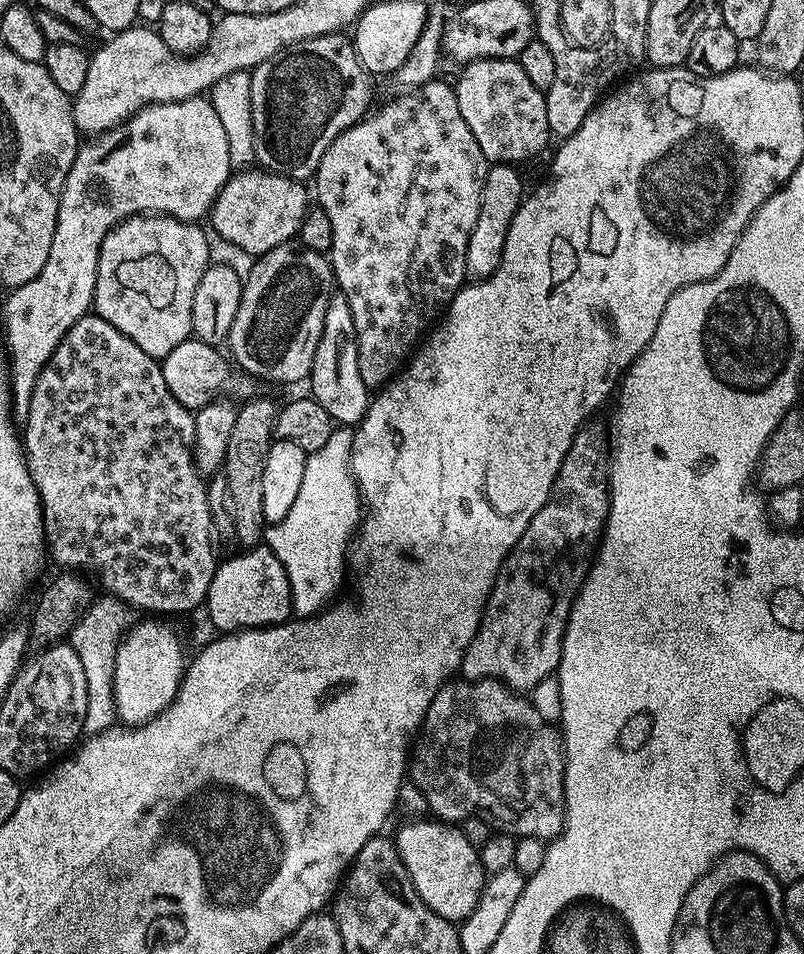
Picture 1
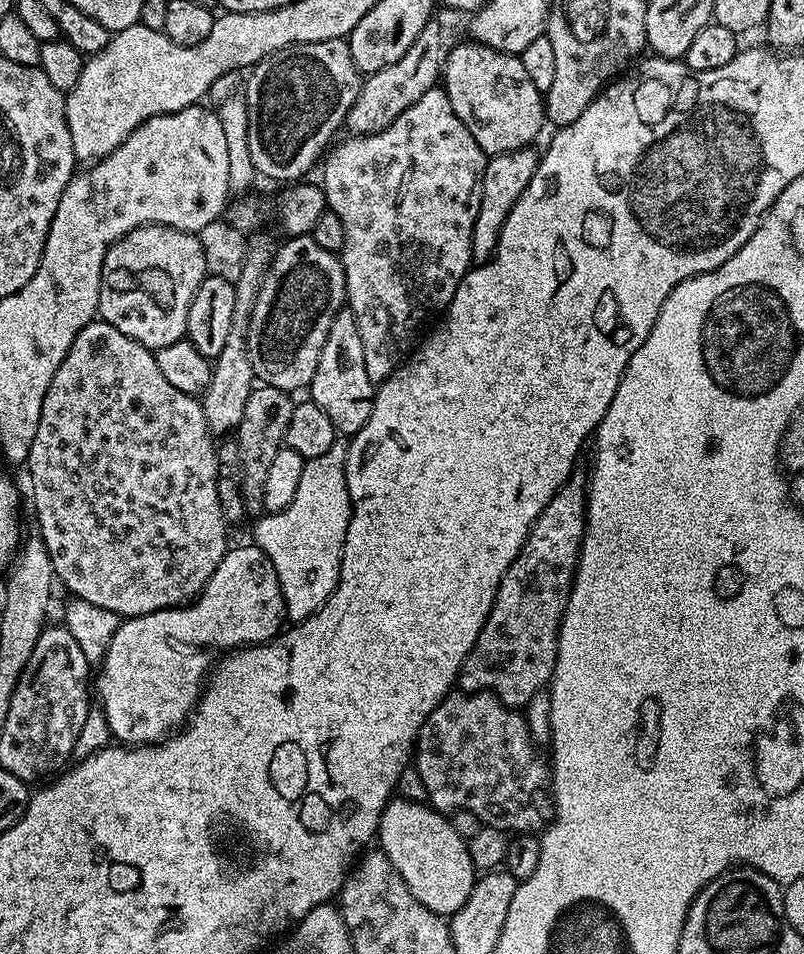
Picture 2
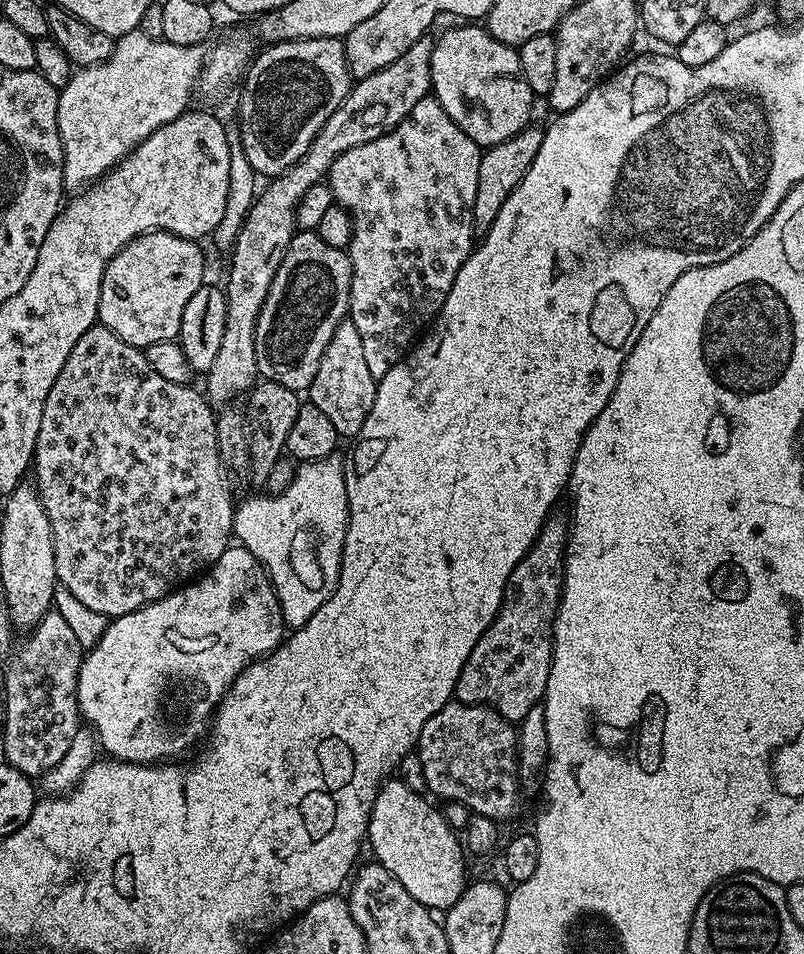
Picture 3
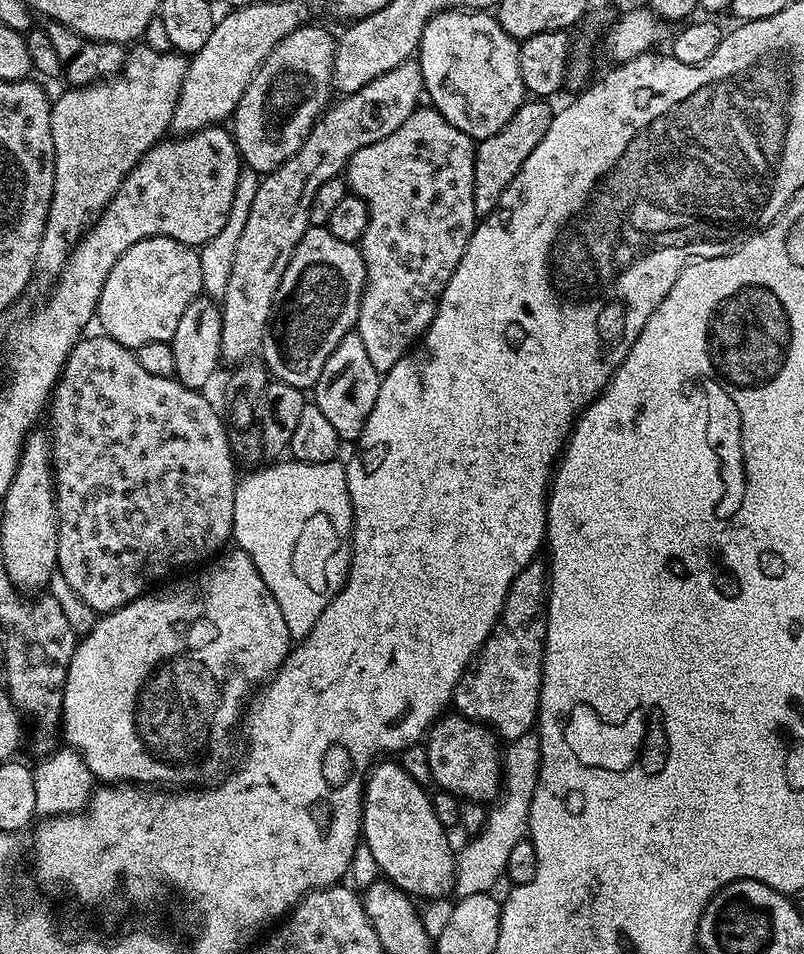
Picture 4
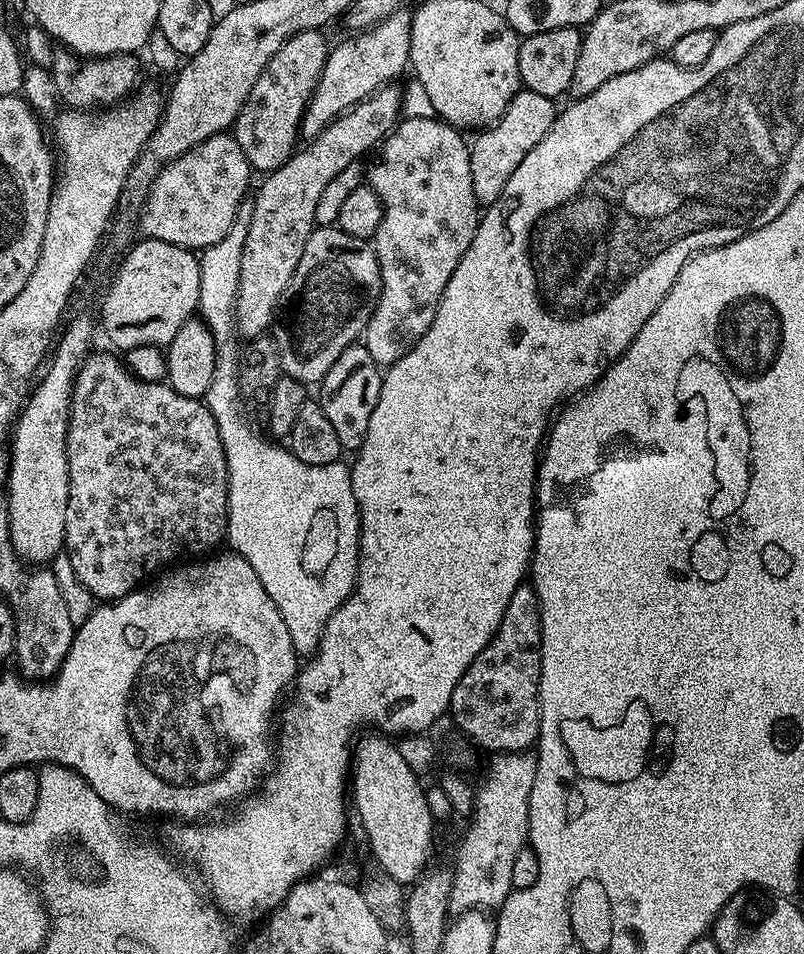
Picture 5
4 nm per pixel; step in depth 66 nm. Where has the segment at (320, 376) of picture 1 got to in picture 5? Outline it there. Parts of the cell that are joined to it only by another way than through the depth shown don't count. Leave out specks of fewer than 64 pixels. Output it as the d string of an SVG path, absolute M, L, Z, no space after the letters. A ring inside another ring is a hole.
M363 343L352 344L342 354L338 354L338 362L330 366L318 385L318 403L330 418L330 426L334 426L334 434L338 434L341 449L359 450L366 438L366 430L370 426L370 414L374 414L374 406L380 397L380 381L382 368L370 358Z

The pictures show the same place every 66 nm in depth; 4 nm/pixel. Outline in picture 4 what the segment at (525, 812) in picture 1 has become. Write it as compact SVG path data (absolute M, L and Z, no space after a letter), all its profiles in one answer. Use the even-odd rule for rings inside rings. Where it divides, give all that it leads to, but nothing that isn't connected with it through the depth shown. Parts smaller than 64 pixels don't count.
M459 714L448 715L441 715L428 729L423 745L426 758L430 758L432 784L468 802L495 801L502 788L502 748L496 733L476 720L467 720Z

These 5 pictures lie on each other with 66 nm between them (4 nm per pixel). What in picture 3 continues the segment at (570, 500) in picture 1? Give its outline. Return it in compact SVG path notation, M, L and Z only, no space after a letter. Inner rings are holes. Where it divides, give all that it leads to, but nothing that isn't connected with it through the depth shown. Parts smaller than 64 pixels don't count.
M549 515L528 553L514 566L494 622L470 650L462 674L458 674L455 699L461 704L487 704L502 718L519 722L544 699L552 665L552 623L564 585L564 558L569 521Z

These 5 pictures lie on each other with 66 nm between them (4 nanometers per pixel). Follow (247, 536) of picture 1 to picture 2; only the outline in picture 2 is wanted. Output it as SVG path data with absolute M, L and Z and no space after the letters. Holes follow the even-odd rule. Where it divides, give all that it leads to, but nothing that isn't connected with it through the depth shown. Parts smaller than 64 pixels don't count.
M269 384L253 387L250 398L246 398L246 410L242 410L242 422L234 429L236 449L240 455L240 473L242 474L243 507L259 513L263 502L263 486L270 462L278 454L284 443L284 431L290 426L290 414L294 400L289 393L278 390Z

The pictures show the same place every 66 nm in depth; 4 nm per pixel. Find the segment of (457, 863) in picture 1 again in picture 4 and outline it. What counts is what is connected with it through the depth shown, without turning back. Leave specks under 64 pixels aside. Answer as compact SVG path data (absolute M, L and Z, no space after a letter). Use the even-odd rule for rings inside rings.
M395 759L385 760L388 761L377 763L366 777L363 843L368 843L373 862L396 887L413 898L429 896L436 900L451 893L456 883L456 857L454 848L448 845L449 833L438 822L425 785L414 782Z

